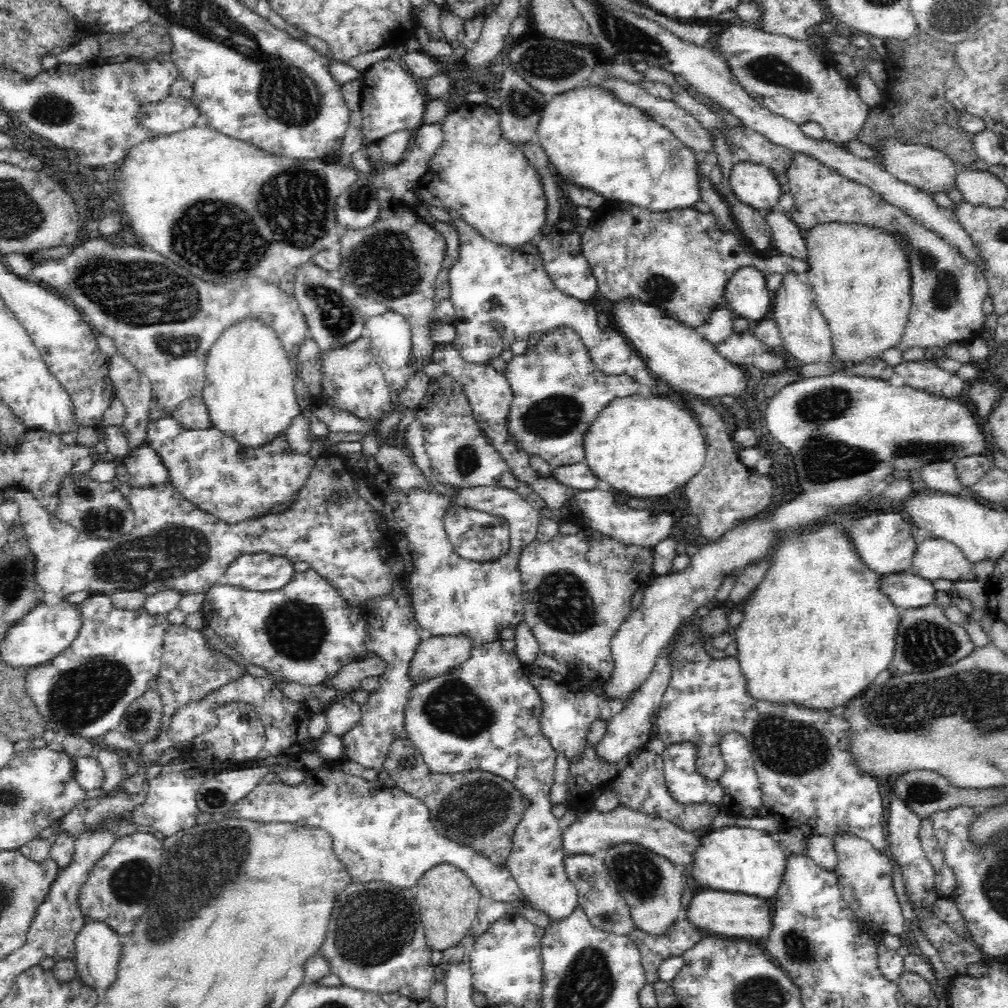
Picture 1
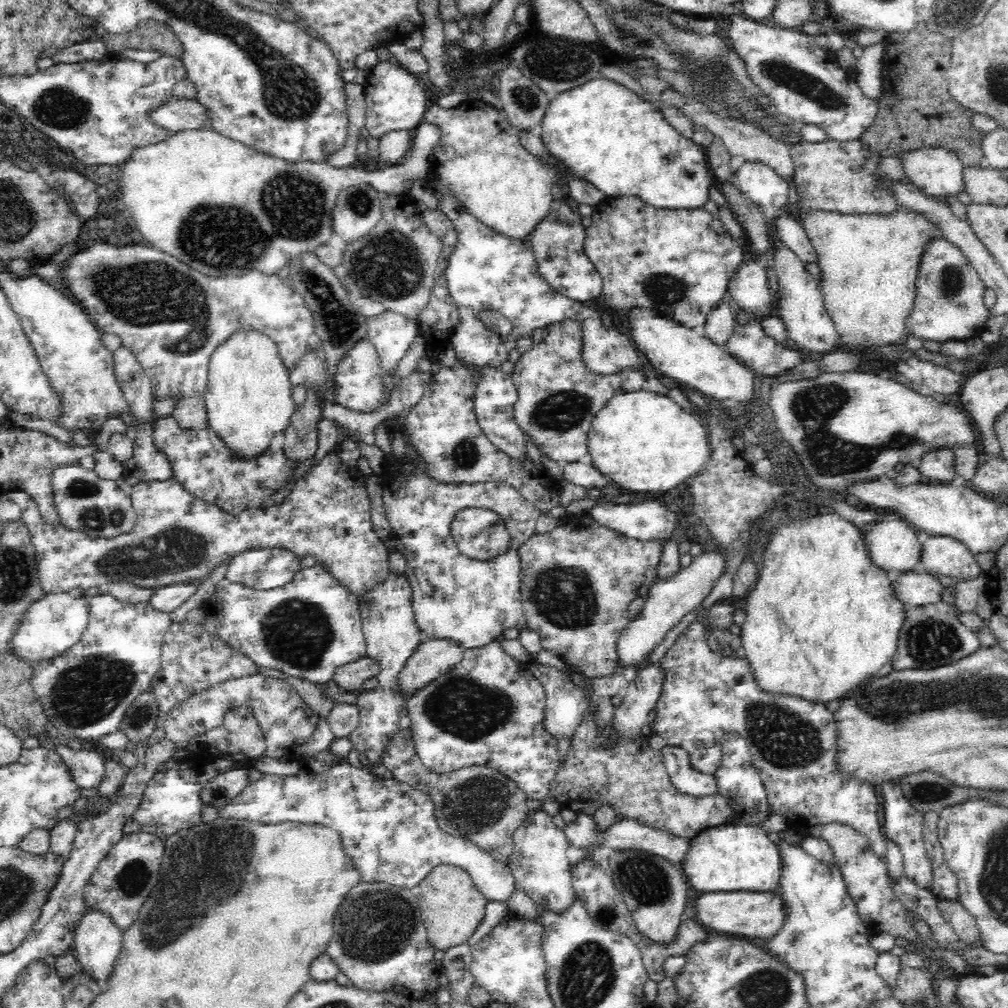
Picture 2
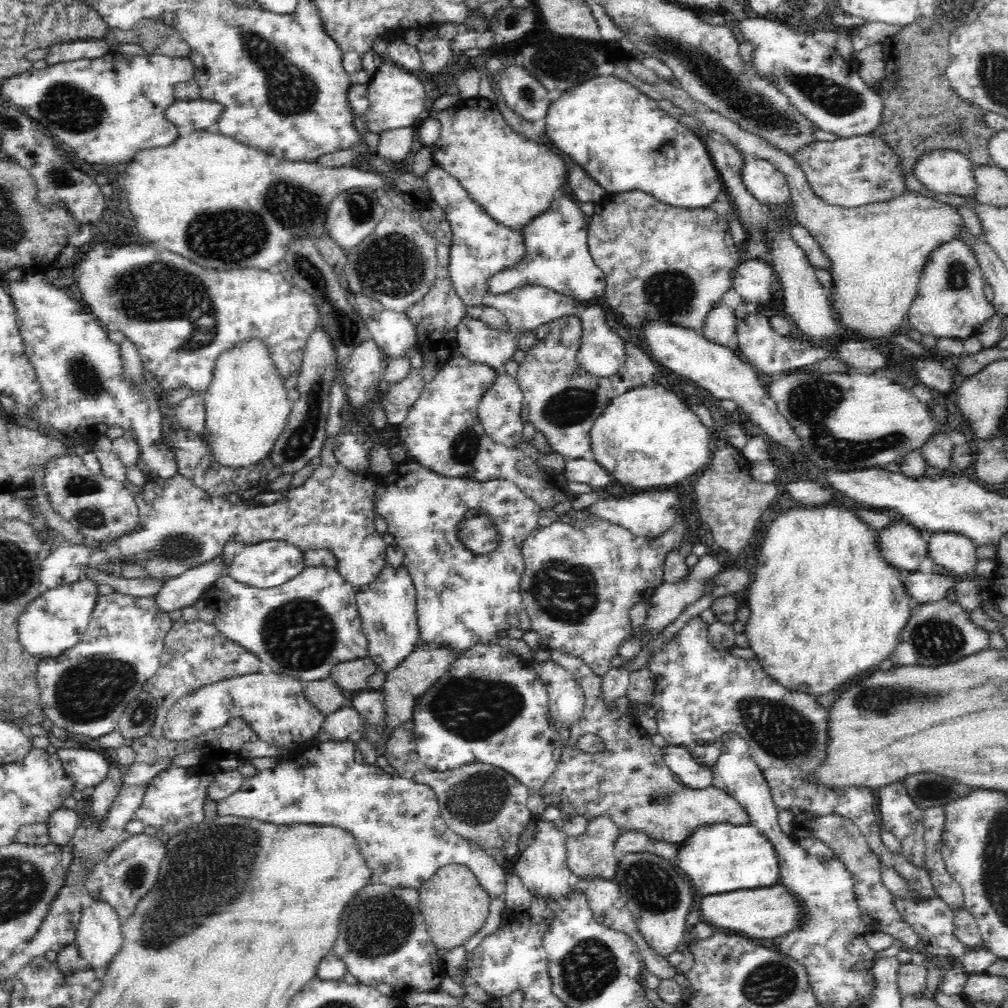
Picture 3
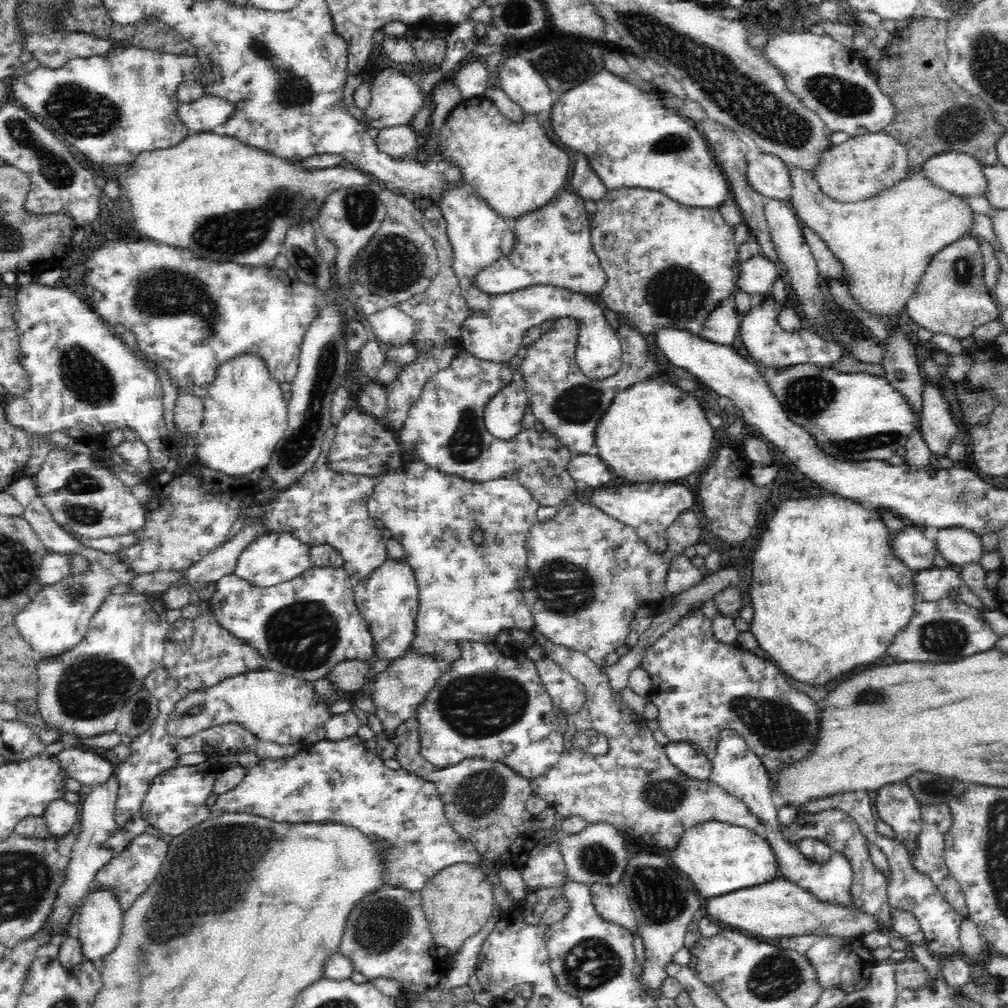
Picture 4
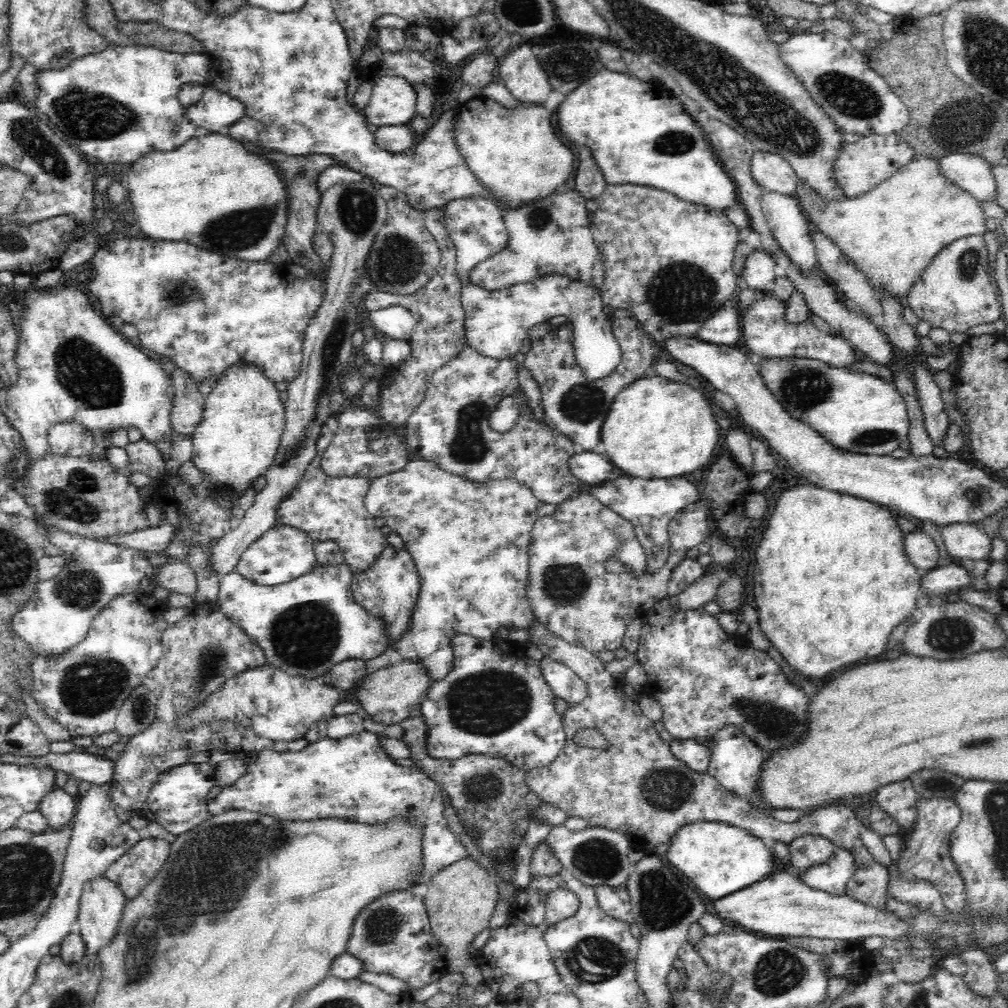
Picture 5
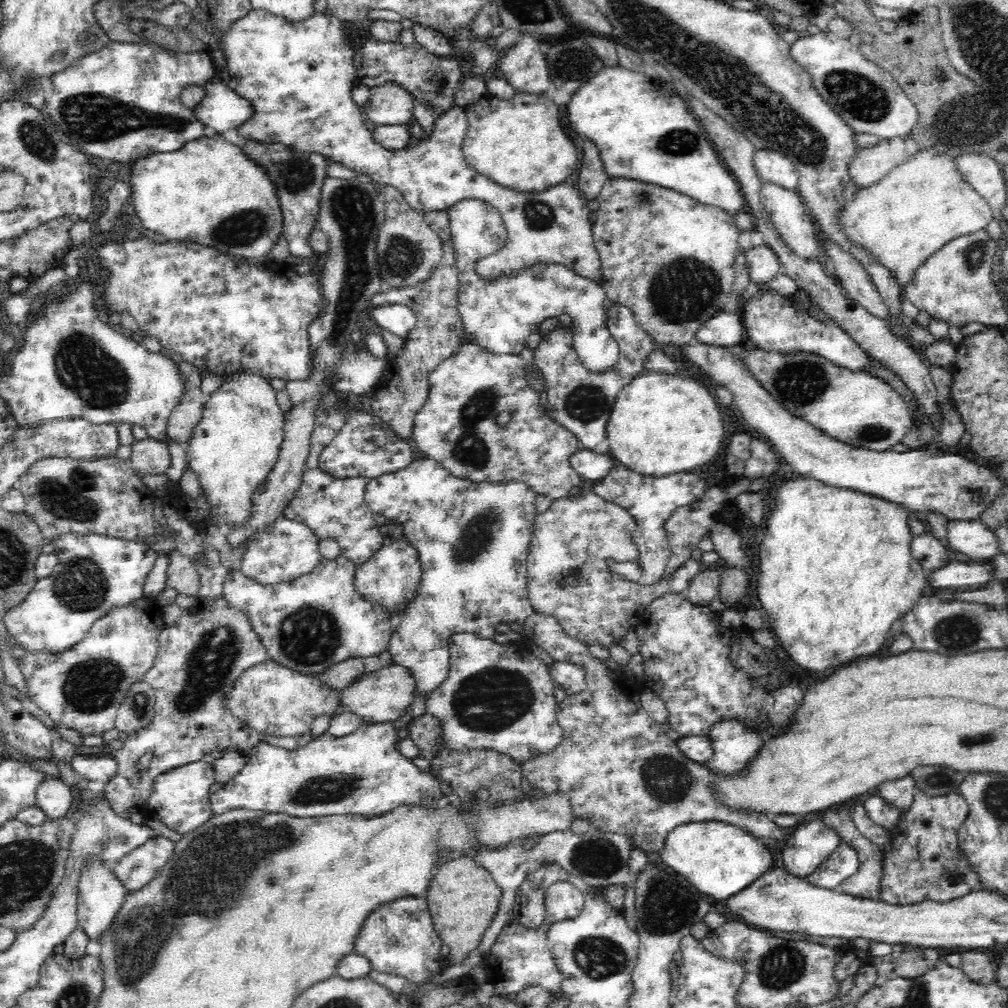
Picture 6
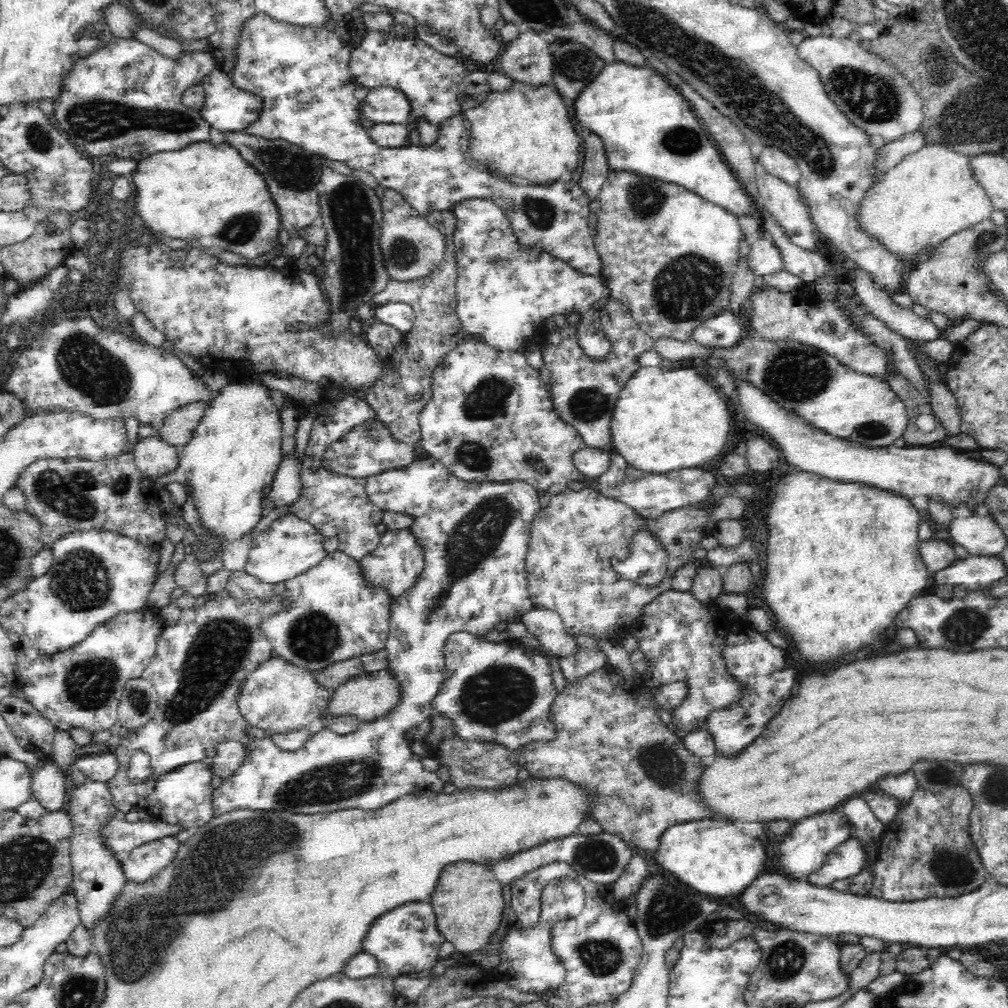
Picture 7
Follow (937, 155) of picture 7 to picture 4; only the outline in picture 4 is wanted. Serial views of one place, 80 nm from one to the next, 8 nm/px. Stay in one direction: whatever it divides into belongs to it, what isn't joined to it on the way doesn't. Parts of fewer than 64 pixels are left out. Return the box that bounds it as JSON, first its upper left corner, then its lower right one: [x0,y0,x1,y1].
[789,164,976,323]

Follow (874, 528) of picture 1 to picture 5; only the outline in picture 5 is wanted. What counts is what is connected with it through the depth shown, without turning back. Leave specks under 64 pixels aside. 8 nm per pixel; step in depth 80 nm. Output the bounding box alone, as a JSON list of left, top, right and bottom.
[904,530,942,572]

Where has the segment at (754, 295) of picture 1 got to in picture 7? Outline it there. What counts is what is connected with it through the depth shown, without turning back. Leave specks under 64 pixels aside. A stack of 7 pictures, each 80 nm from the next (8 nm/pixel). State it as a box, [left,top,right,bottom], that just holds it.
[746,235,784,276]

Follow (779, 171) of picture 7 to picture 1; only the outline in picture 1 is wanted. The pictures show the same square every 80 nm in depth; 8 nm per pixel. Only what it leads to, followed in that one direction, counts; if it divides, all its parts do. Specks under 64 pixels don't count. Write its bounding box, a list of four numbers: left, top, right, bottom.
[729,163,785,211]

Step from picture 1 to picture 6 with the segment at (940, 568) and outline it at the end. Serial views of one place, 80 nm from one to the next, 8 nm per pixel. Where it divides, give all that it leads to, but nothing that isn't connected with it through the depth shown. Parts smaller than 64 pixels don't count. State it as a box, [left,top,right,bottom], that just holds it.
[946,520,1000,560]

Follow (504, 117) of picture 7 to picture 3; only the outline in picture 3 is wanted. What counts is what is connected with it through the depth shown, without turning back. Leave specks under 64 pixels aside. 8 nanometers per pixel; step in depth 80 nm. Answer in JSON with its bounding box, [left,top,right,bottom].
[427,99,568,231]

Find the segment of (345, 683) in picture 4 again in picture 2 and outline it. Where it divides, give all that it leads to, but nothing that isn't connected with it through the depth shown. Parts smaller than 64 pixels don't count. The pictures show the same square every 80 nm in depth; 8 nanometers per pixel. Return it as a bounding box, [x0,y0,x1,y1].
[332,657,378,693]

